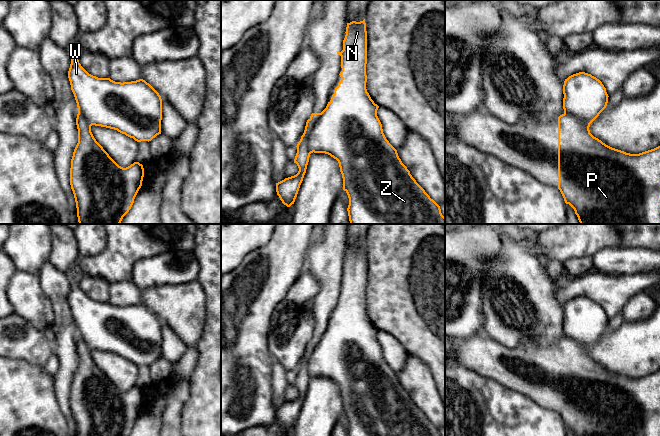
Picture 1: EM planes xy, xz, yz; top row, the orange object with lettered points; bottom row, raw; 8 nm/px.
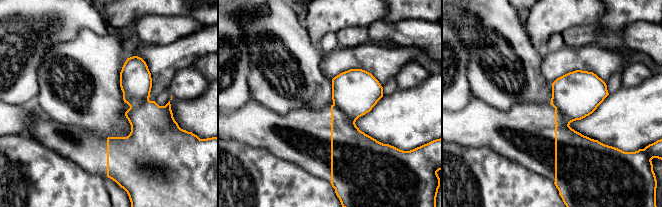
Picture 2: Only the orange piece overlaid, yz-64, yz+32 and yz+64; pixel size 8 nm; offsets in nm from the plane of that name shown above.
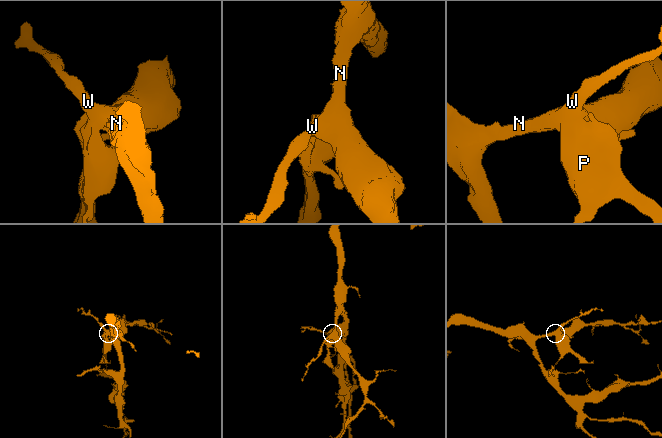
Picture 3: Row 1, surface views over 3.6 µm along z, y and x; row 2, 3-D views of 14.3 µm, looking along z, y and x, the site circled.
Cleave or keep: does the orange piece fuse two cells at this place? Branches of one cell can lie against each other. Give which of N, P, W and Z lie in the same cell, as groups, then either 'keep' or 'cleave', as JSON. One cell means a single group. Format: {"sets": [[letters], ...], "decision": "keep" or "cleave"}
{"sets": [["N", "W", "Z"], ["P"]], "decision": "cleave"}

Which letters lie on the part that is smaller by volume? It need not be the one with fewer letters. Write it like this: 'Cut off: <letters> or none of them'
Cut off: P

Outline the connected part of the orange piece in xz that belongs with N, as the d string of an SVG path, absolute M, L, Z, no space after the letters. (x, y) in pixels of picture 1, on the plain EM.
M365 243L347 247L341 280L341 305L321 337L312 337L311 363L314 377L325 377L339 387L343 414L349 422L348 436L441 436L402 387L386 363L377 340L379 330L366 313L367 255Z

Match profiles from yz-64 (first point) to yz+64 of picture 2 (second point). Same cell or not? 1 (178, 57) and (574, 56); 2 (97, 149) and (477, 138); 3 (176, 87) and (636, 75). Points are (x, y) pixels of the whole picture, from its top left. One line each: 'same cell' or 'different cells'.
1: same cell
2: same cell
3: same cell

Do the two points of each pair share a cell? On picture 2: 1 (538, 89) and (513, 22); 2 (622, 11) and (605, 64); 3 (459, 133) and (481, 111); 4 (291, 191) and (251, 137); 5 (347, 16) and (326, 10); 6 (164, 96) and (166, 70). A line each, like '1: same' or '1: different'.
1: same
2: different
3: same
4: different
5: same
6: different

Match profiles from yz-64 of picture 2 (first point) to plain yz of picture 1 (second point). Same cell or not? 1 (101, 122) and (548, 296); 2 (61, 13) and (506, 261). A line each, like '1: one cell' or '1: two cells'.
1: one cell
2: two cells

